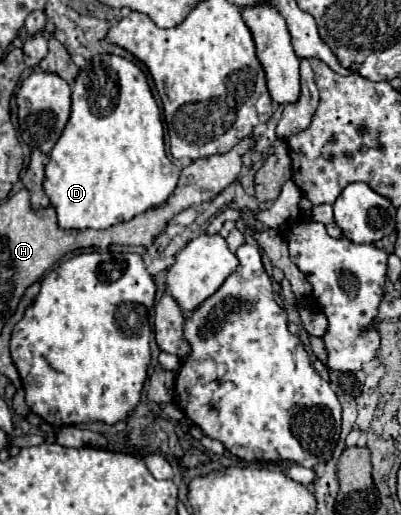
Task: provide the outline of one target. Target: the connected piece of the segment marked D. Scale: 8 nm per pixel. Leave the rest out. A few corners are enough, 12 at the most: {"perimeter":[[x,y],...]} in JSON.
{"perimeter":[[92,57],[50,151],[60,229],[164,203],[180,169],[138,65]]}

